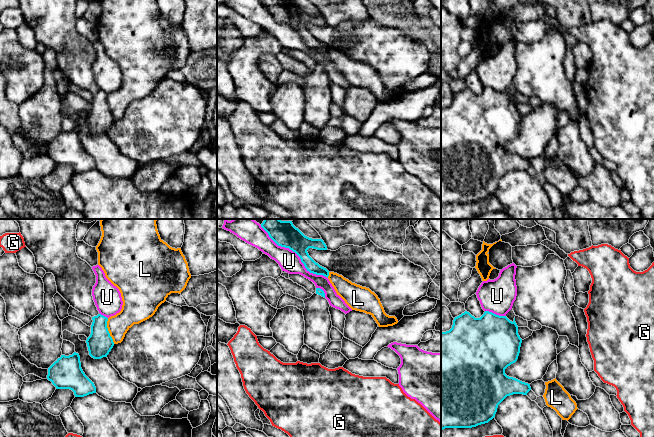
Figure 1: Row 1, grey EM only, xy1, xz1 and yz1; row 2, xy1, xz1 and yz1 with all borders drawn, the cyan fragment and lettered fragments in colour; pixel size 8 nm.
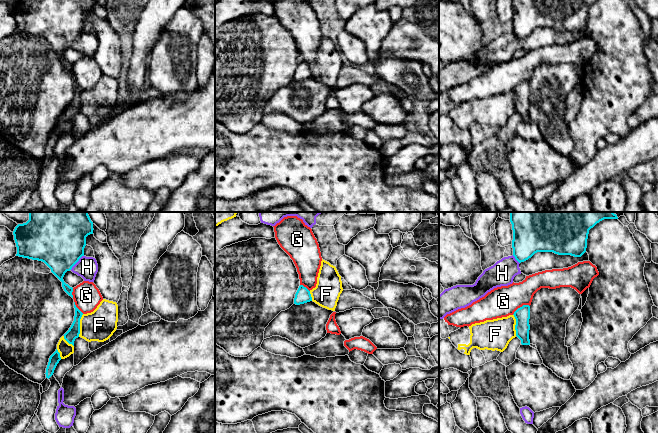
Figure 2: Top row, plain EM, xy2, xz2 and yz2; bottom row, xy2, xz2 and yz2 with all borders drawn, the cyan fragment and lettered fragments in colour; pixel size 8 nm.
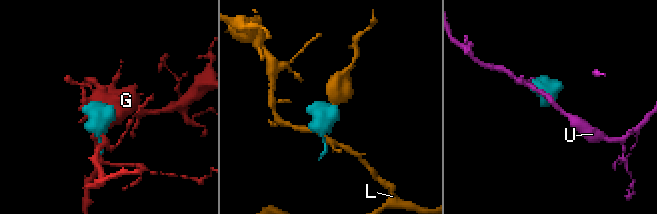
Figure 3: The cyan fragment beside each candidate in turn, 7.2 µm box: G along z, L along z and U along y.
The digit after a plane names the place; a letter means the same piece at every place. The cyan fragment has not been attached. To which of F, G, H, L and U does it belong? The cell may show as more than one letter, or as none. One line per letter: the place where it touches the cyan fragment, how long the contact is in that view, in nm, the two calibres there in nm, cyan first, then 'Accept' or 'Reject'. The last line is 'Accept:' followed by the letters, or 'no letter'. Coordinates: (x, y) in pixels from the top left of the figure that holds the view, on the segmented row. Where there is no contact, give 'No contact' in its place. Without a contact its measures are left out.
F: Touches cyan at xy2 (79, 325). Shared border 190 nm. Thickness 90 nm (cyan) against 260 nm. Reject
G: Touches cyan at yz2 (520, 307). Shared border 160 nm. Thickness 130 nm (cyan) against 240 nm. Reject
H: Touches cyan at xy2 (77, 261). Shared border 160 nm. Thickness 460 nm (cyan) against 170 nm. Reject
L: Touches cyan at xy1 (108, 331). Shared border 220 nm. Thickness 200 nm (cyan) against 190 nm. Reject
U: Touches cyan at xz1 (295, 252). Shared border 700 nm. Thickness 200 nm (cyan) against 170 nm. Reject
Accept: no letter

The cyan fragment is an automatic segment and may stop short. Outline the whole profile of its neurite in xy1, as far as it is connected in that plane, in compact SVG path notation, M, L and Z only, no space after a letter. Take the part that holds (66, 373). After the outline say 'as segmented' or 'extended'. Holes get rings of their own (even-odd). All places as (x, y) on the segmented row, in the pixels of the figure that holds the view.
M74 352L72 355L61 355L49 368L47 379L52 382L56 389L70 389L75 397L84 397L96 393L94 383L85 375L81 368L80 356Z; as segmented

